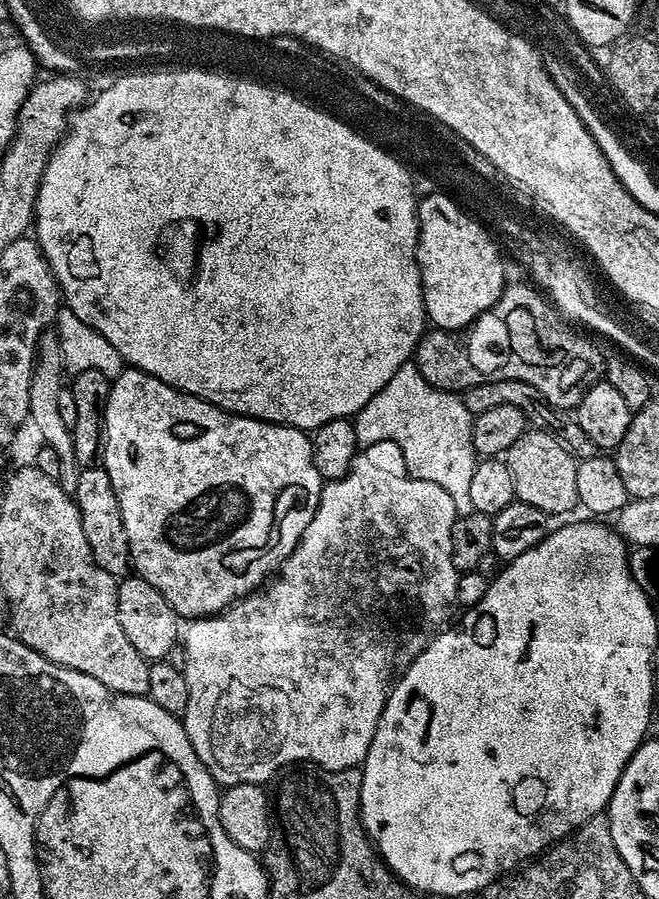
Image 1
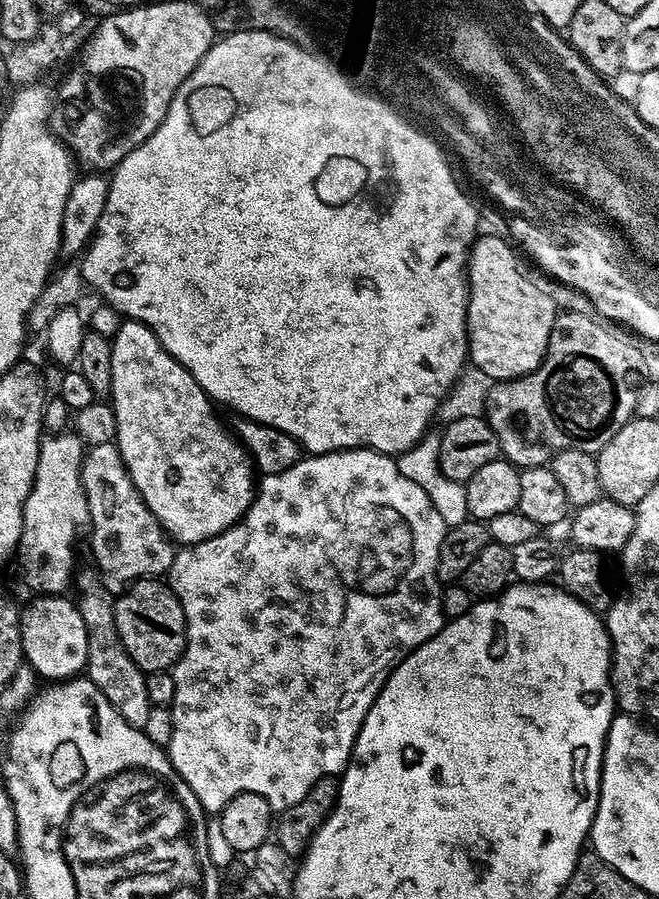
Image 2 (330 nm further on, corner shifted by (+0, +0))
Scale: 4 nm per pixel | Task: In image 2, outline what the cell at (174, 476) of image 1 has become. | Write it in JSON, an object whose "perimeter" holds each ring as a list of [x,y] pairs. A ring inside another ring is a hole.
{"perimeter":[[[125,319],[121,323],[118,334],[111,337],[112,353],[110,354],[110,366],[112,367],[112,391],[110,393],[110,405],[114,412],[114,418],[117,419],[117,434],[114,441],[116,449],[122,454],[122,462],[126,466],[126,470],[130,474],[130,478],[134,482],[134,486],[140,492],[140,496],[146,502],[148,509],[154,514],[154,518],[163,526],[164,531],[177,545],[187,546],[197,544],[203,540],[214,538],[218,534],[222,534],[230,526],[234,526],[248,512],[248,508],[252,505],[252,498],[256,495],[258,487],[257,481],[252,481],[252,472],[254,473],[254,465],[239,439],[231,431],[224,429],[222,421],[216,417],[217,409],[214,407],[212,397],[202,390],[202,386],[198,386],[195,378],[183,368],[173,356],[167,352],[162,346],[162,342],[158,342],[158,338],[154,334],[154,330],[150,330],[150,326],[146,326],[137,320]]]}

